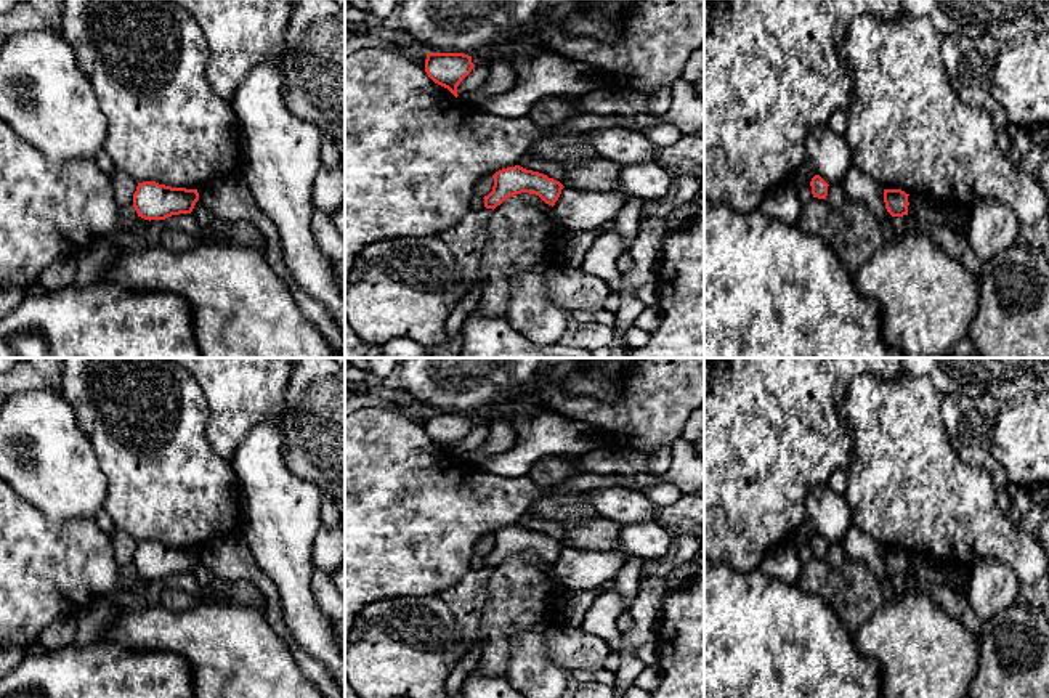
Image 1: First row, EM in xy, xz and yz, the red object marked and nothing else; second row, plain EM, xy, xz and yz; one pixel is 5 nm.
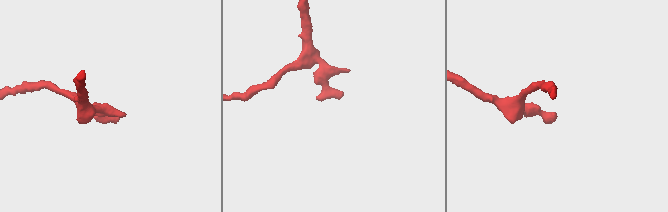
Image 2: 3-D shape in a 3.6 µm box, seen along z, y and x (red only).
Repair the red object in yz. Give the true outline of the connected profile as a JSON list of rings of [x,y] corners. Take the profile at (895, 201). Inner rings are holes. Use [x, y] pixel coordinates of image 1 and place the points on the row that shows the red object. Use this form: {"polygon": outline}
{"polygon": [[[884,189],[885,209],[892,217],[908,215],[908,196],[901,189]]]}

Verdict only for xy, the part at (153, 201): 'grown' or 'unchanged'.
unchanged

